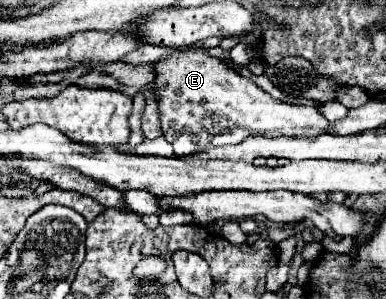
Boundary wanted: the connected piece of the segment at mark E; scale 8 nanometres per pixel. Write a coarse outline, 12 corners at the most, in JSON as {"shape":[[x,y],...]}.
{"shape":[[207,54],[155,62],[177,156],[331,122]]}

